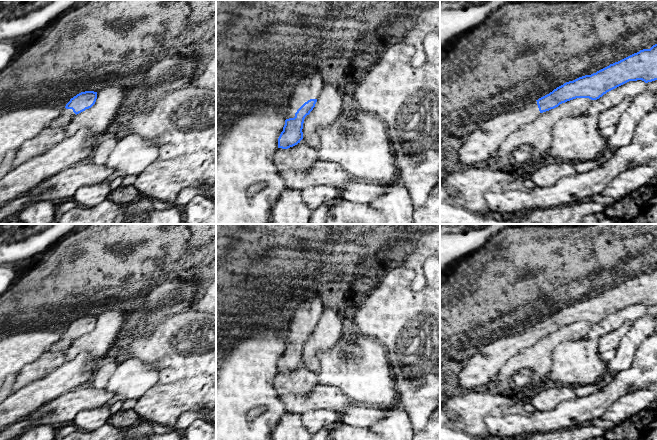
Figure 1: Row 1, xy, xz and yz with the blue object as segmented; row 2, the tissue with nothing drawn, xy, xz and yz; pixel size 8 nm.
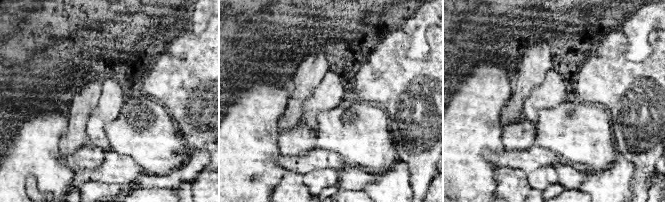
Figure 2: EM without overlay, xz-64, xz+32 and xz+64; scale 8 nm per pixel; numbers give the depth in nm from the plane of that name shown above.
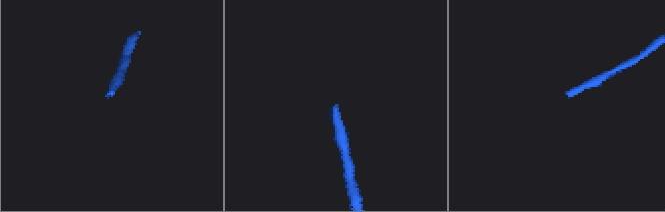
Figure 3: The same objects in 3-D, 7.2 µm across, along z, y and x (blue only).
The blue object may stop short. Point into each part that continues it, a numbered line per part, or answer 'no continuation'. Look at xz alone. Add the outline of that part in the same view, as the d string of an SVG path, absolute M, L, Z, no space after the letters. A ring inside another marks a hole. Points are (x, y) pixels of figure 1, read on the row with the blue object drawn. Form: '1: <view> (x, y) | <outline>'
1: xz (310, 85) | M319 70L314 73L306 72L294 86L286 119L294 118L297 110L308 100L318 99L323 86L324 83Z

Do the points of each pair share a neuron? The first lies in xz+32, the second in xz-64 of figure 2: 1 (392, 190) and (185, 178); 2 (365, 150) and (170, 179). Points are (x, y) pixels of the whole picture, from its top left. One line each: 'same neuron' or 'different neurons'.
1: different neurons
2: different neurons

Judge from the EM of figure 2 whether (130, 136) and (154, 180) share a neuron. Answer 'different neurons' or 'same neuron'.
different neurons

